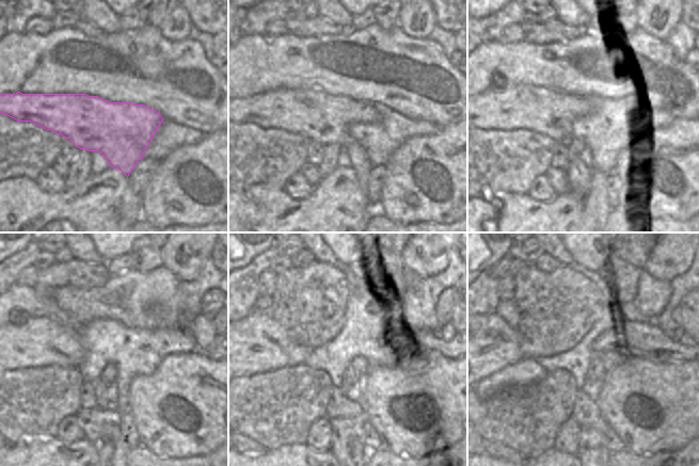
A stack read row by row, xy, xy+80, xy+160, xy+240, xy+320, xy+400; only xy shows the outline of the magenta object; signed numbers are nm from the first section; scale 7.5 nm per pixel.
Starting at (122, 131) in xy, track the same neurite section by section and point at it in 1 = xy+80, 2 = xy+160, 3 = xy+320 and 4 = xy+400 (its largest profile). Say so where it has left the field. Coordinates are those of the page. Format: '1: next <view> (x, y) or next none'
1: next xy+80 (321, 117)
2: next xy+160 (550, 112)
3: next xy+320 (256, 343)
4: next xy+400 (489, 344)

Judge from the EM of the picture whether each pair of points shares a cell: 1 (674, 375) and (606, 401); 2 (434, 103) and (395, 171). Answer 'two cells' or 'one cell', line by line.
1: one cell
2: two cells

